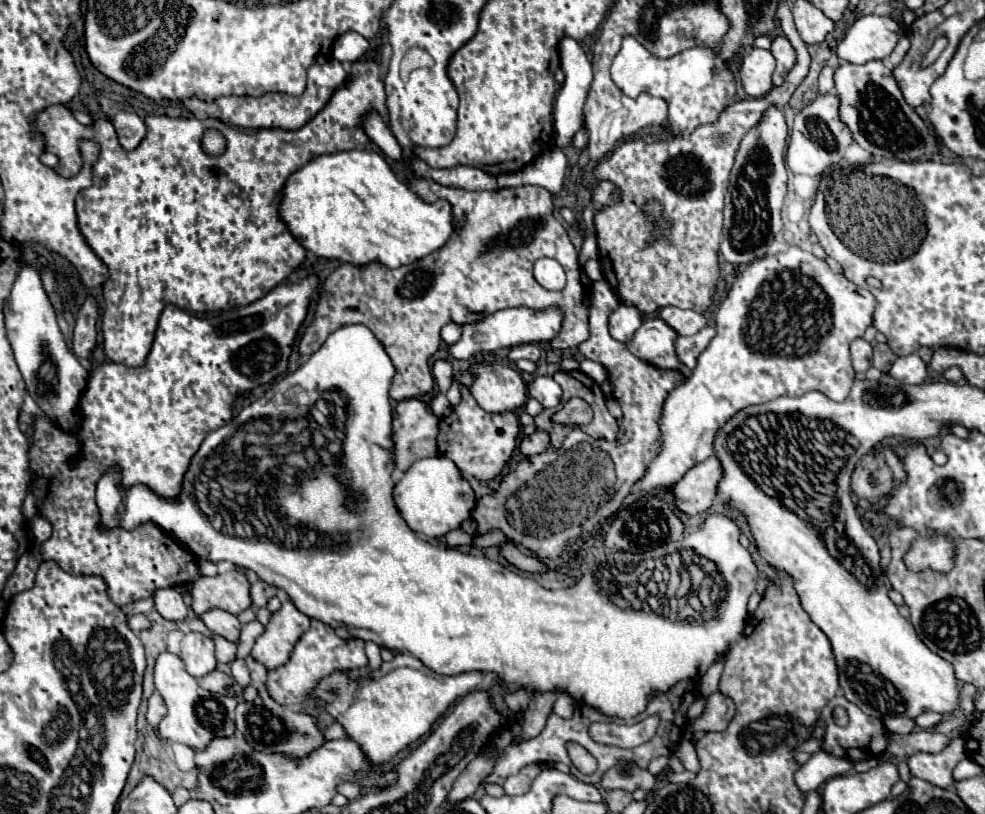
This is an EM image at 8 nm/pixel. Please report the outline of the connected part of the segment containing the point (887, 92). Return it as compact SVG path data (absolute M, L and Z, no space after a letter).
M869 61L865 65L841 63L835 71L835 91L841 99L839 115L853 133L853 139L879 159L915 161L923 155L937 153L937 137L931 135L925 121L915 109L905 103L891 69L883 61Z

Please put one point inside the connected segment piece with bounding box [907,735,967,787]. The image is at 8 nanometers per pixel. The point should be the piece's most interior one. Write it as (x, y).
(938, 769)

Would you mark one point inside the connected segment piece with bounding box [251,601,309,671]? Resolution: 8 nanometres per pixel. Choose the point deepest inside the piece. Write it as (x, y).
(272, 649)

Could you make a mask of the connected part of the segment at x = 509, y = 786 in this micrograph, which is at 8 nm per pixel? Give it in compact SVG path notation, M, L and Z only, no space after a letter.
M527 765L517 775L507 777L507 781L503 783L505 795L523 795L523 793L527 793L527 789L531 789L531 781L539 775L539 771L541 771L539 765Z

